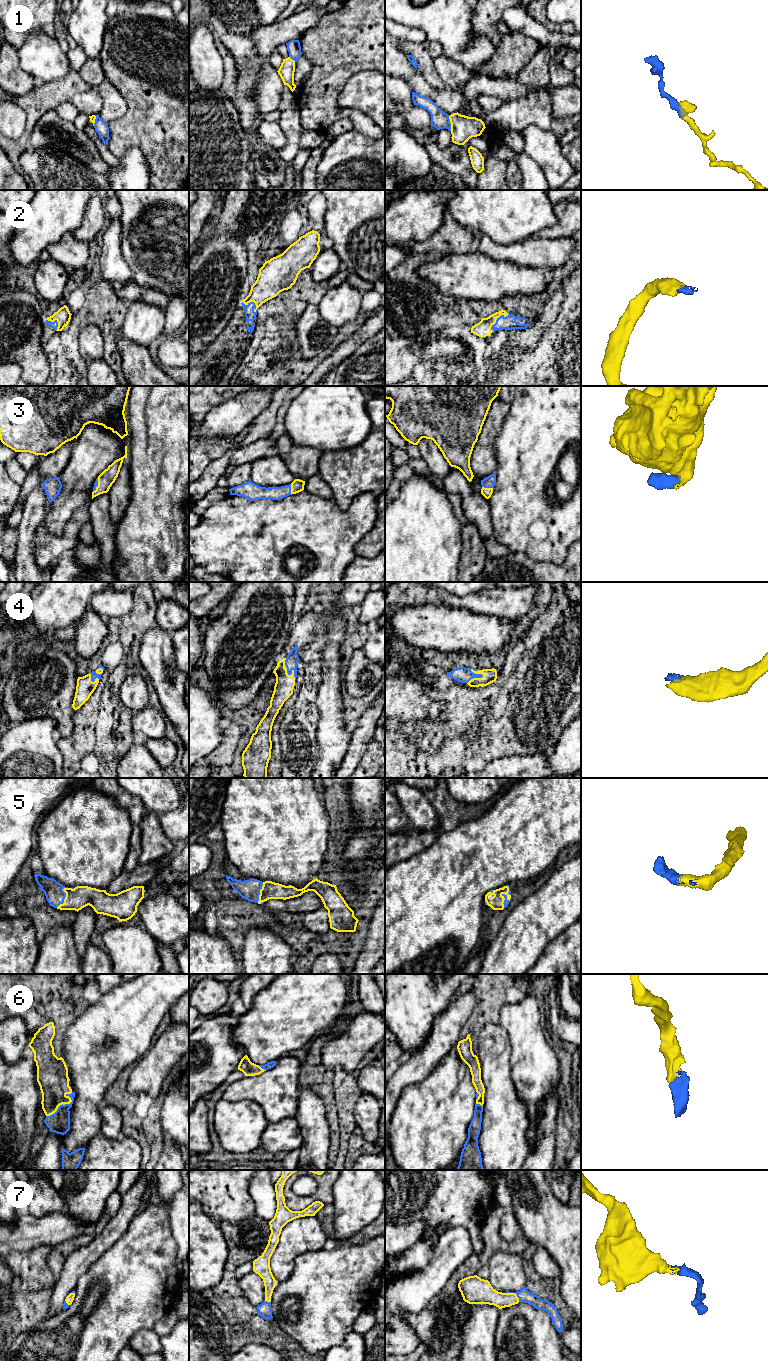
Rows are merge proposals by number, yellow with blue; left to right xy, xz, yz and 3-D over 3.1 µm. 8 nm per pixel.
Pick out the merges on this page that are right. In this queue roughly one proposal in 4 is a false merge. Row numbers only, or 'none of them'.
2, 3, 4, 5, 6, 7

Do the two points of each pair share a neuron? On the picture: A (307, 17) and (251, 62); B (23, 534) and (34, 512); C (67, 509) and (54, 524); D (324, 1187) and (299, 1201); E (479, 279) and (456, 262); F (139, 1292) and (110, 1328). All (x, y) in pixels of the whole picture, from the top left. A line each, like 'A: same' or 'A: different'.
A: different
B: same
C: same
D: same
E: same
F: same

